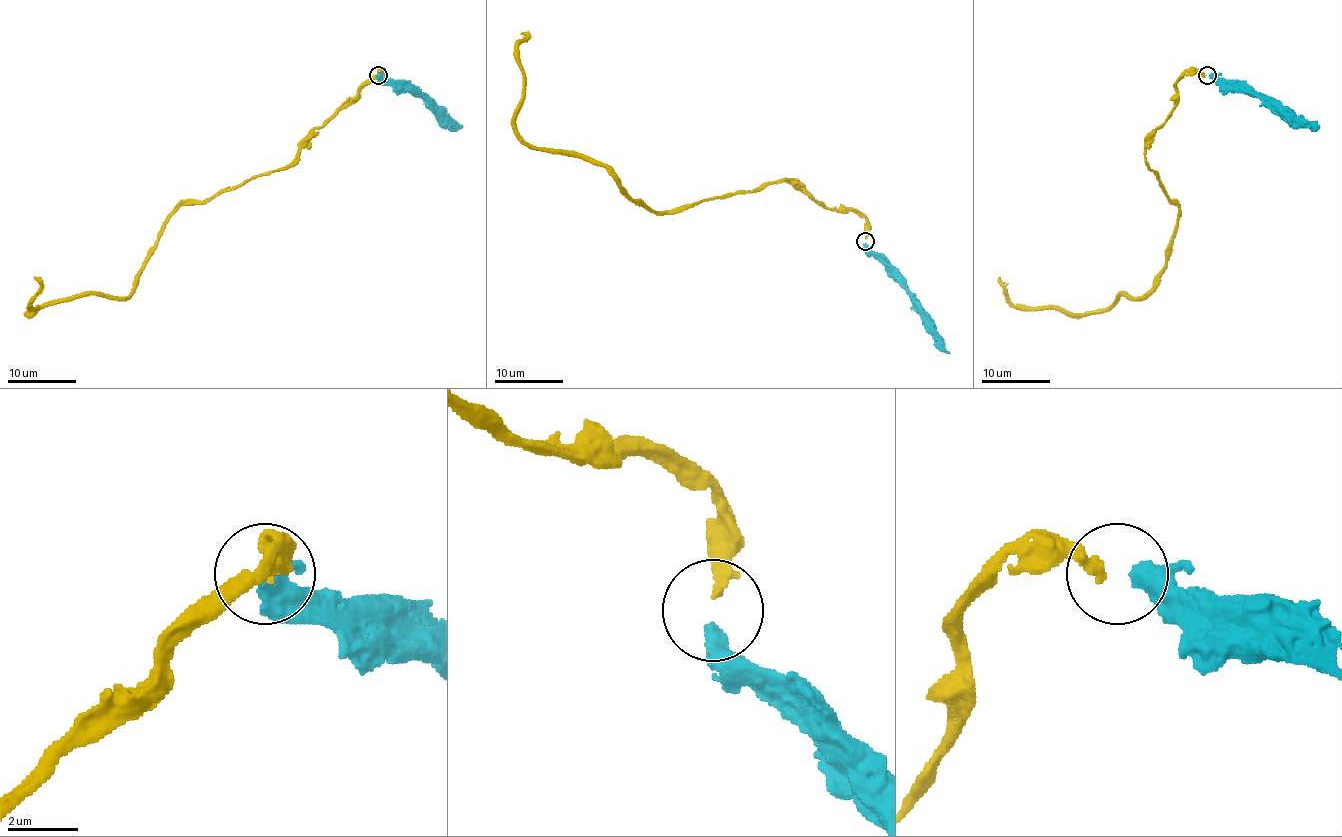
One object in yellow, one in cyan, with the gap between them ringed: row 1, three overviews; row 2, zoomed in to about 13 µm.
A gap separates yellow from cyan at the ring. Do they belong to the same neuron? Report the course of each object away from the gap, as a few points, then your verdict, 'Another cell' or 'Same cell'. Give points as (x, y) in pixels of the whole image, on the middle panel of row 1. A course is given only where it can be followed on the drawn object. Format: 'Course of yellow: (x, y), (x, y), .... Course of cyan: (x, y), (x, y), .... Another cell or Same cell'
Course of yellow: (865, 238), (865, 218), (785, 178), (653, 211), (604, 167), (536, 149), (515, 112), (520, 34). Course of cyan: (865, 243), (909, 294), (912, 306), (928, 330), (950, 354). Same cell

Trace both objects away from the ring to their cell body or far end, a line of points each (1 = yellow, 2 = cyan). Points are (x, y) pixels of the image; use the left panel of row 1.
1: (378, 76), (313, 130), (287, 164), (182, 205), (125, 297), (49, 301), (28, 313), (40, 285), (33, 277)
2: (378, 76), (405, 81), (441, 117), (463, 127)

